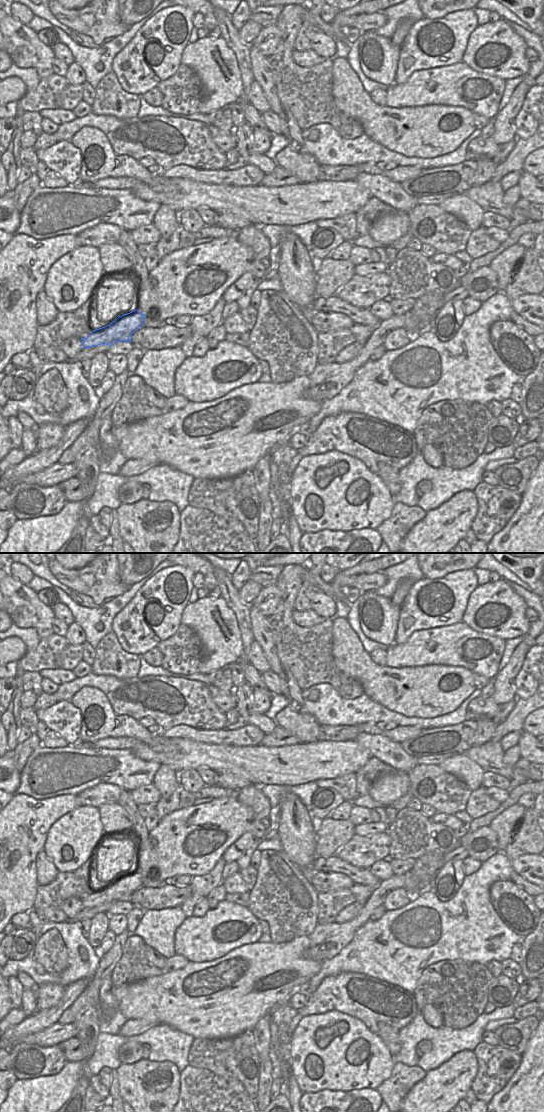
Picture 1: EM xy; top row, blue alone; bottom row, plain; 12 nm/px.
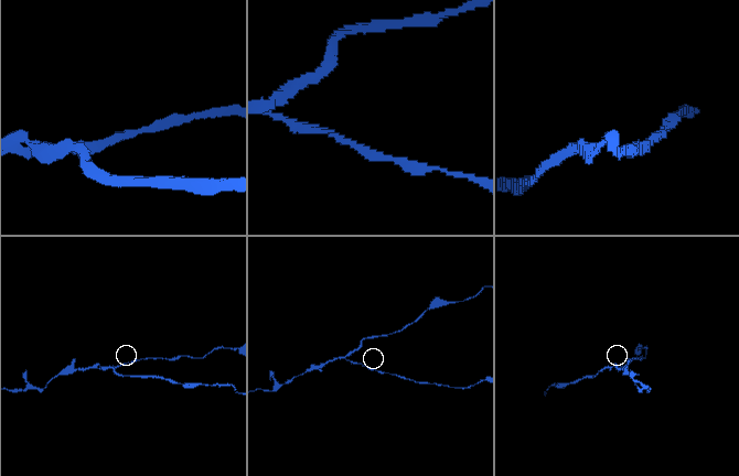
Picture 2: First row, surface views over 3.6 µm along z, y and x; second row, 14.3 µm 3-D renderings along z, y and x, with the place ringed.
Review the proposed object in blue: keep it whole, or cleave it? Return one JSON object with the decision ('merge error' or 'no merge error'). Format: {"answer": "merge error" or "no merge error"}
{"answer": "merge error"}

